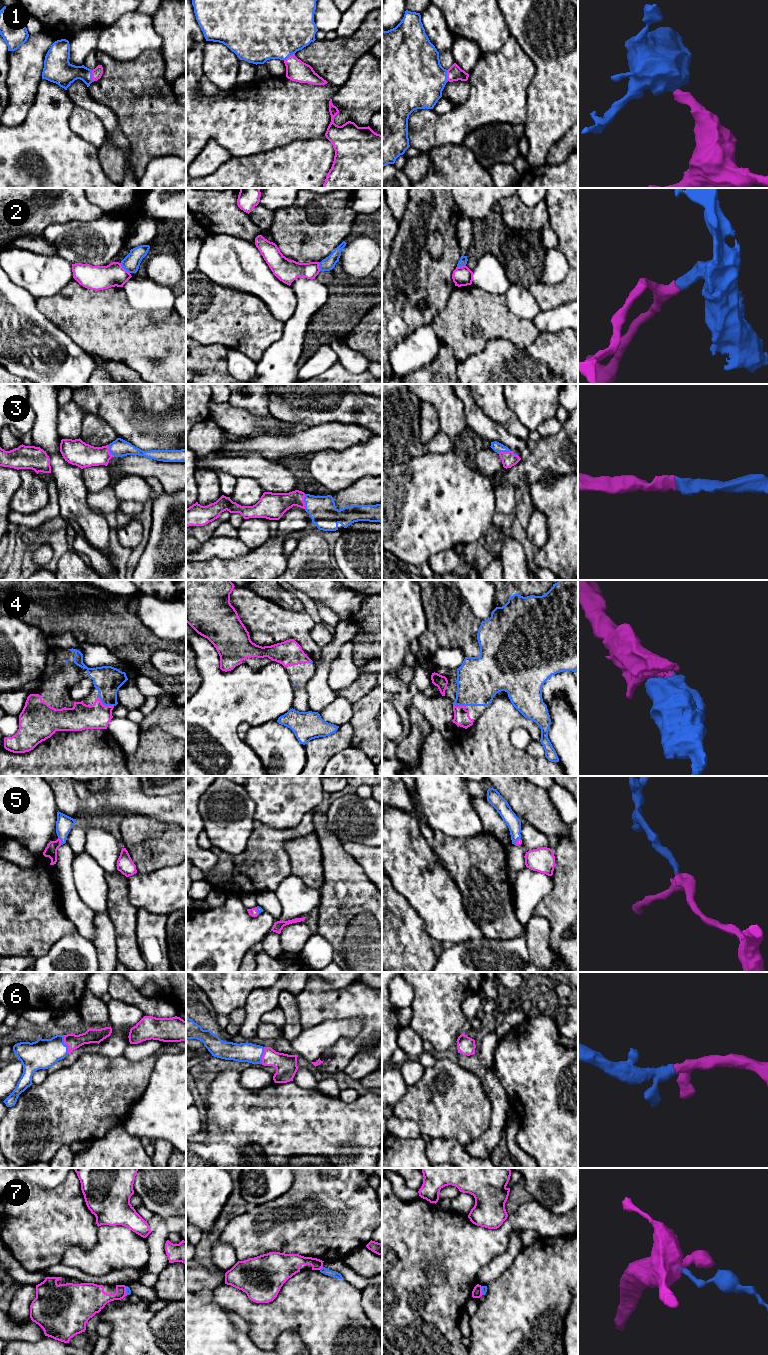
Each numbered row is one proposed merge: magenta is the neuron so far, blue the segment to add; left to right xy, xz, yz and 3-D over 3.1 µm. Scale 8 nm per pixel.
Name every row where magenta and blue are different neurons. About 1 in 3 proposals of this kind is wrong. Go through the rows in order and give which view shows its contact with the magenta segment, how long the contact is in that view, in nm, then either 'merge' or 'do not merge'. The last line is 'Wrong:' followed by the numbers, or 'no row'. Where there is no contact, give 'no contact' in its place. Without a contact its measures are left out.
1: contact in xy; length 100 nm; merge
2: contact in xy; length 120 nm; do not merge
3: contact in xz; length 120 nm; merge
4: contact in xy; length 140 nm; merge
5: contact in xy; length 70 nm; merge
6: contact in xy; length 160 nm; merge
7: contact in xz; length 40 nm; do not merge
Wrong: 2, 7

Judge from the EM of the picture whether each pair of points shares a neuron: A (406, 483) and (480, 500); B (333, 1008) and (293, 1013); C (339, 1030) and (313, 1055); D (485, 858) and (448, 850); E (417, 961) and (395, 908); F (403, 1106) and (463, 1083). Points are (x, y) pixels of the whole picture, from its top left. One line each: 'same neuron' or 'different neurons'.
A: same neuron
B: different neurons
C: same neuron
D: same neuron
E: same neuron
F: same neuron

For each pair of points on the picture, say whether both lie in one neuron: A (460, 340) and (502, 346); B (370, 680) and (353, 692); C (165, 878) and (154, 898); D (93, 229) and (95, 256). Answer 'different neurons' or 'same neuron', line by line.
A: different neurons
B: same neuron
C: same neuron
D: same neuron

